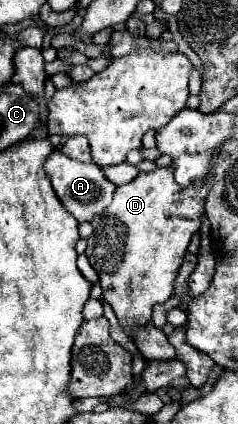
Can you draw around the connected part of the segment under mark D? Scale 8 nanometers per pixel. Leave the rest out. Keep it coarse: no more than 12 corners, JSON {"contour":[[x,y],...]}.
{"contour":[[213,168],[117,186],[87,258],[125,334],[151,322],[205,216]]}

